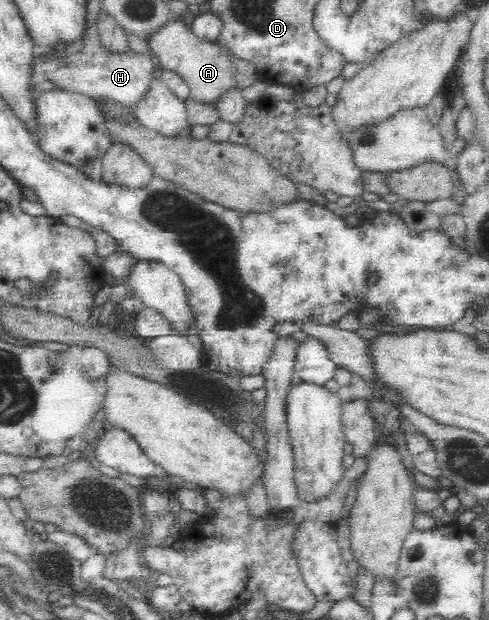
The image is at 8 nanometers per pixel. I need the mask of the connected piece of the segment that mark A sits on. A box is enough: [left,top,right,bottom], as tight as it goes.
[146,17,233,104]

